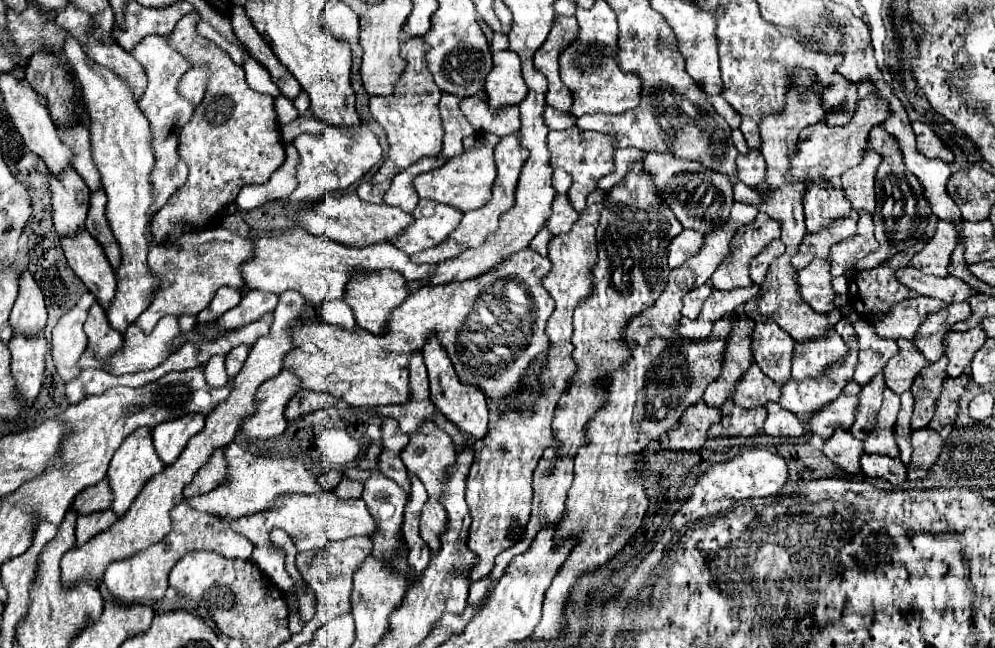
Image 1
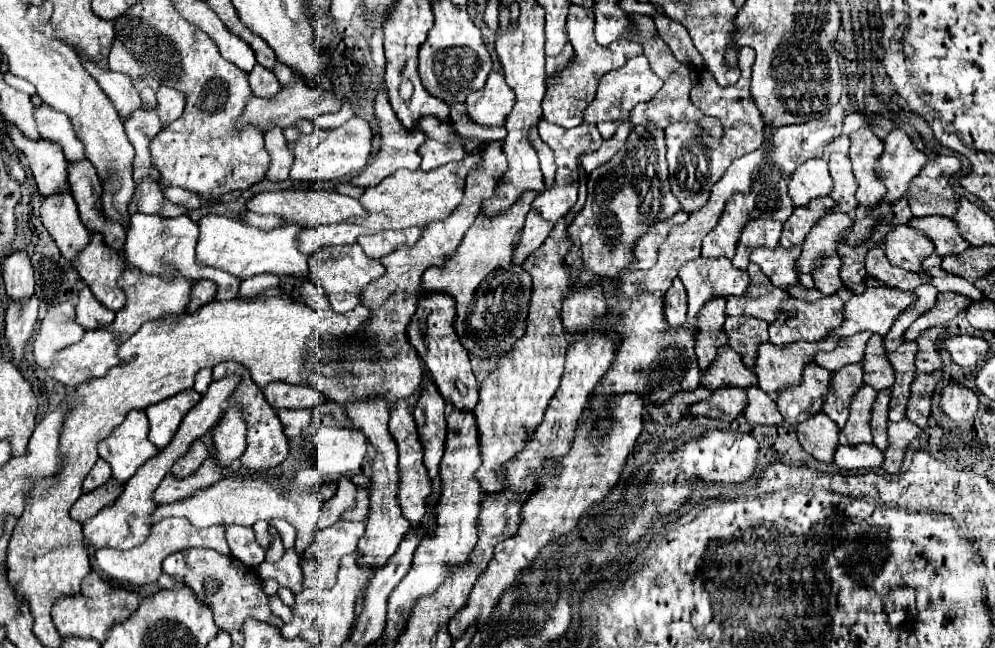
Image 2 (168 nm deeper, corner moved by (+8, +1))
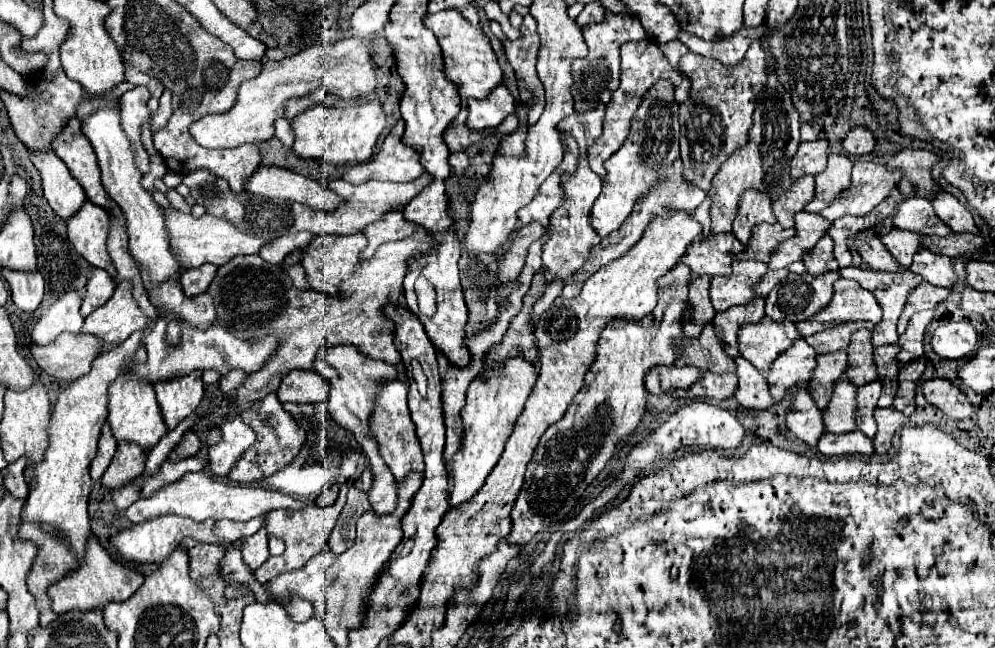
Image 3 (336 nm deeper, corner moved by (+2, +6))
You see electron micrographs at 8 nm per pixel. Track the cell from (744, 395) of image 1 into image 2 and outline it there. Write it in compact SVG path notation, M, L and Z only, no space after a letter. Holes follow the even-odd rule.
M721 347L717 349L715 361L707 367L707 371L701 373L701 383L709 389L719 389L727 385L745 389L747 385L755 385L757 377L749 367L743 365L741 357L733 349Z

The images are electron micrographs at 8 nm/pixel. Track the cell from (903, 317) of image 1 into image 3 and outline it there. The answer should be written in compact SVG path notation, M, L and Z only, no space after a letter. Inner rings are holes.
M839 278L835 282L833 300L825 310L813 318L795 324L803 336L813 332L823 332L823 328L833 328L833 324L869 320L873 324L881 322L881 306L871 292L865 292L855 280Z

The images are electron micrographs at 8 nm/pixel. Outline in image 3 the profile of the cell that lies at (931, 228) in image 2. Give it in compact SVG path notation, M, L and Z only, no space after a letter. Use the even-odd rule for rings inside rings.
M923 198L903 200L895 218L893 218L893 226L901 228L901 230L925 234L925 236L929 236L929 230L931 230L931 236L953 234L953 230L949 226L945 226L939 220L939 216L933 212L933 204L929 200L923 200Z

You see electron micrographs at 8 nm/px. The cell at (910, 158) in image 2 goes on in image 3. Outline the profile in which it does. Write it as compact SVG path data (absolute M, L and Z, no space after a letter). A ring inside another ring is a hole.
M873 158L857 160L851 174L851 188L825 208L821 216L829 220L837 220L847 214L865 216L897 188L899 178L901 172L889 172L883 162L875 162Z

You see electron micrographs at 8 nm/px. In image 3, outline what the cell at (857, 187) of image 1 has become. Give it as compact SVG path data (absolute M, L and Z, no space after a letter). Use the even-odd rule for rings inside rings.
M831 152L827 170L821 172L819 176L815 176L815 182L817 182L815 198L805 206L805 210L807 212L821 212L839 196L841 190L849 188L851 168L853 168L853 164L851 164L849 156Z

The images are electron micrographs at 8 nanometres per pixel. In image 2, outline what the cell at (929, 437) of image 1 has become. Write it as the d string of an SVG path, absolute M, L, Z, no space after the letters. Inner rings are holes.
M903 419L899 423L887 421L887 433L889 433L889 447L883 453L885 455L883 469L889 475L893 475L901 467L901 461L903 461L903 455L905 455L905 449L909 445L909 441L915 439L921 433L921 429L915 423Z

